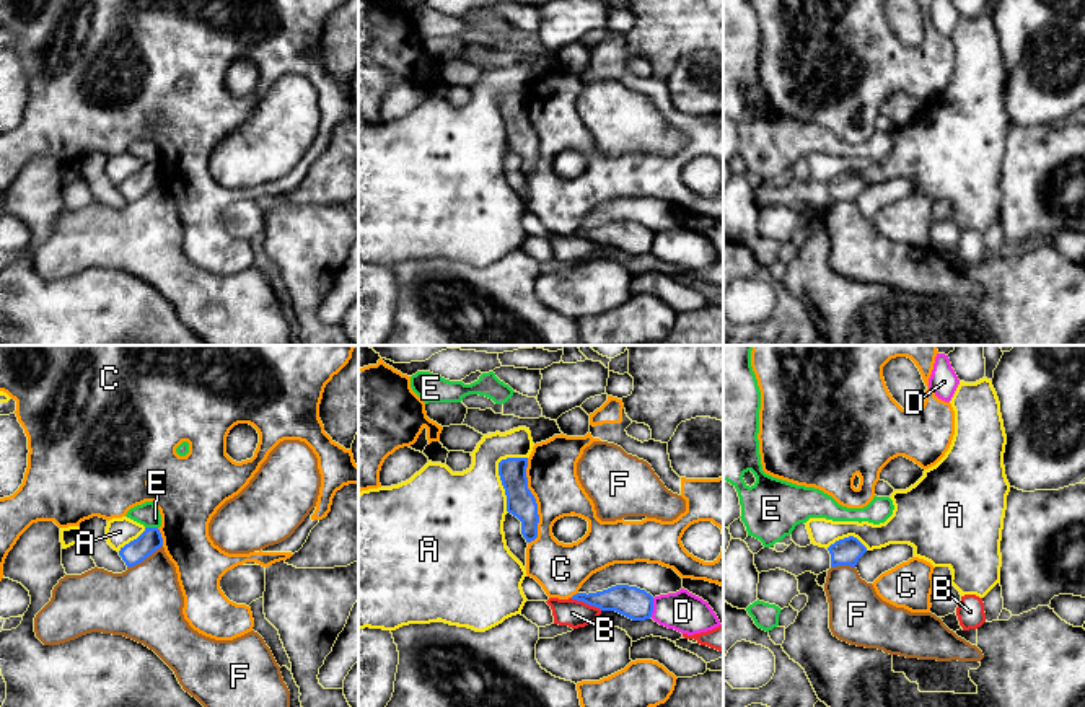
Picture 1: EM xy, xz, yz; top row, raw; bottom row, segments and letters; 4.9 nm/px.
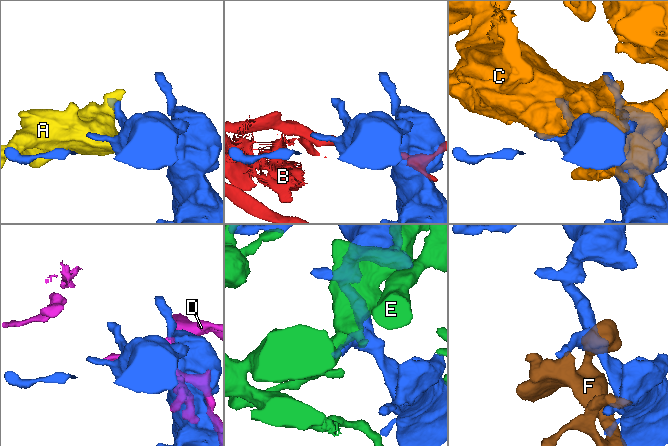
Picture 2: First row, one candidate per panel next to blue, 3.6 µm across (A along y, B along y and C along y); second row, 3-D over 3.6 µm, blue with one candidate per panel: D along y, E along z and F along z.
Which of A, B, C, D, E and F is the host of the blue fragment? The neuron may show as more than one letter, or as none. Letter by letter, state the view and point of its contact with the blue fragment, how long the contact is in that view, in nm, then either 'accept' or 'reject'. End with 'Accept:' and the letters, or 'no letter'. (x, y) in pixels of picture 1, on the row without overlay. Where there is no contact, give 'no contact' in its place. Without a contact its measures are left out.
A: meets blue in xz at (499, 109); contact 300 nm long; reject
B: meets blue in xz at (587, 238); contact 170 nm long; reject
C: meets blue in xz at (535, 136); contact 420 nm long; reject
D: meets blue in xz at (652, 243); contact 100 nm long; reject
E: meets blue in xy at (152, 163); contact 60 nm long; reject
F: meets blue in xy at (144, 194); contact 200 nm long; reject
Accept: no letter

